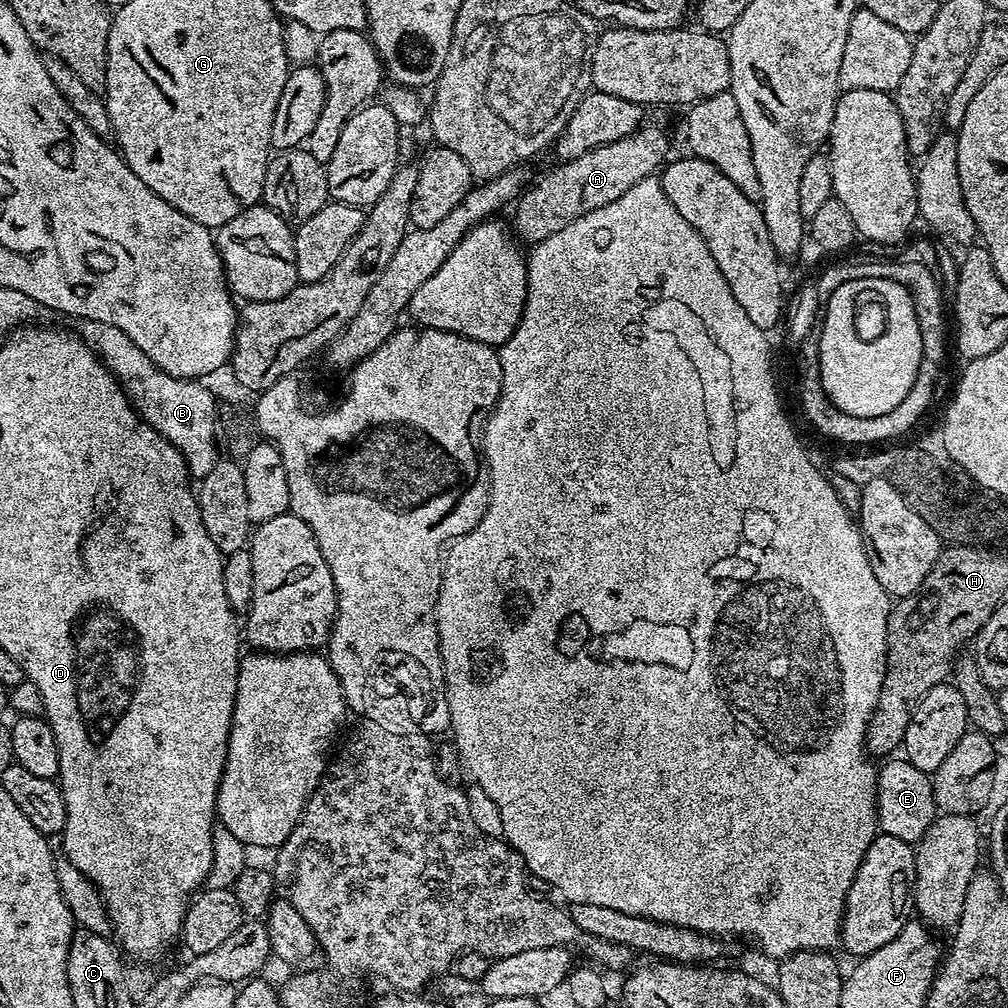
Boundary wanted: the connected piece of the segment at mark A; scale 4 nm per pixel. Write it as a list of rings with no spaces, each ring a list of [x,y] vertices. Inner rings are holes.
[[[641,126],[632,135],[618,138],[618,142],[591,148],[578,158],[557,163],[557,168],[550,169],[537,184],[529,183],[514,204],[515,235],[521,241],[528,240],[529,245],[538,244],[550,238],[550,234],[558,234],[562,226],[570,226],[582,214],[590,214],[590,210],[622,198],[630,186],[649,179],[655,173],[652,171],[659,169],[669,156],[667,134],[660,128],[648,127]]]

